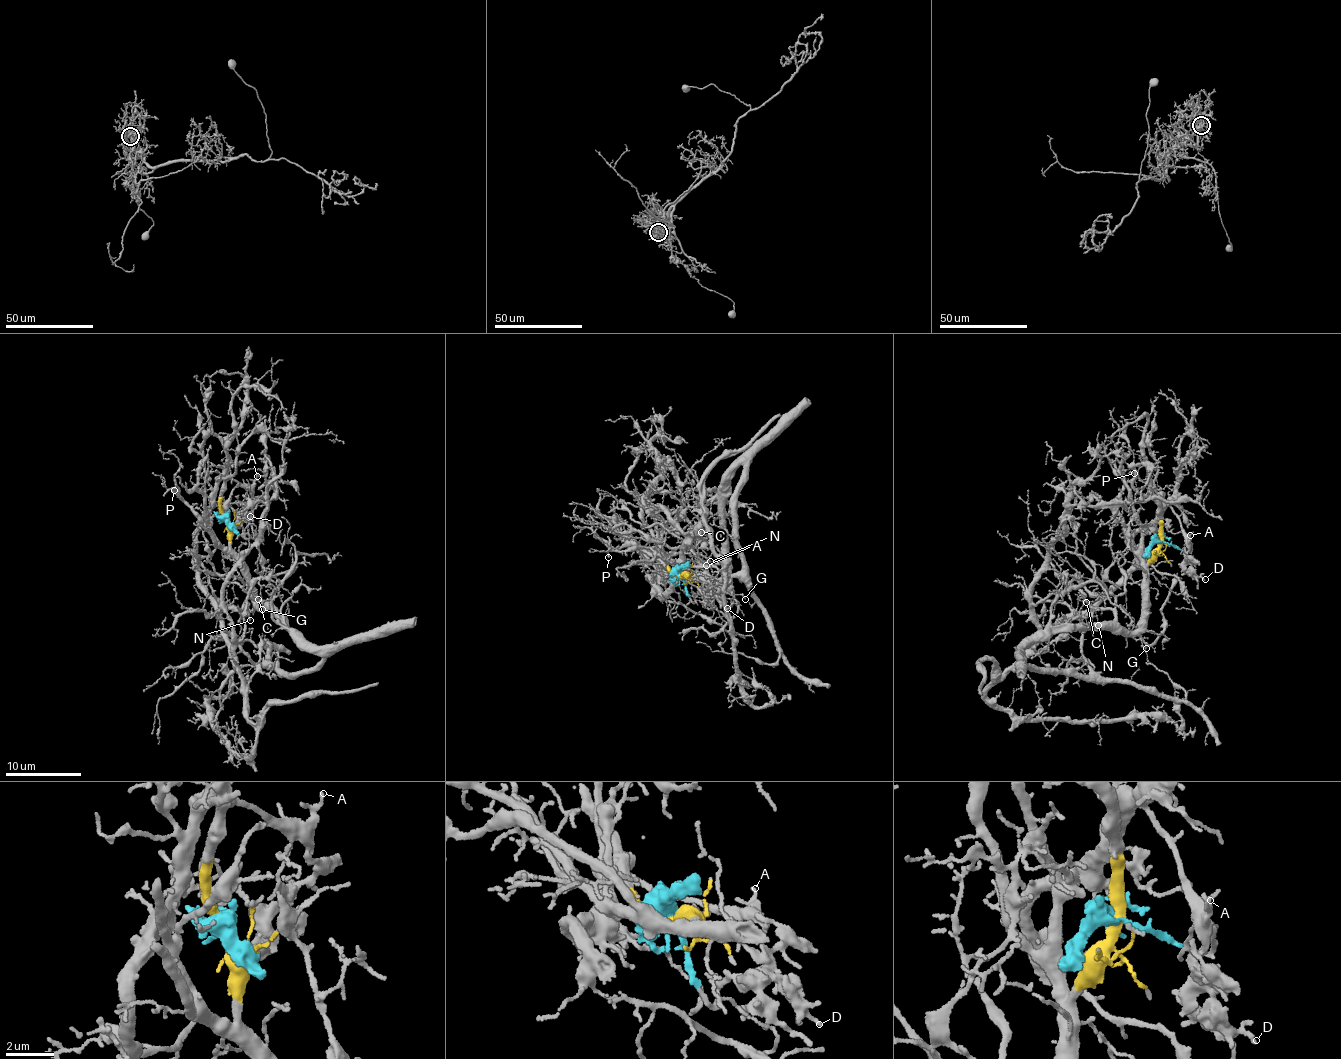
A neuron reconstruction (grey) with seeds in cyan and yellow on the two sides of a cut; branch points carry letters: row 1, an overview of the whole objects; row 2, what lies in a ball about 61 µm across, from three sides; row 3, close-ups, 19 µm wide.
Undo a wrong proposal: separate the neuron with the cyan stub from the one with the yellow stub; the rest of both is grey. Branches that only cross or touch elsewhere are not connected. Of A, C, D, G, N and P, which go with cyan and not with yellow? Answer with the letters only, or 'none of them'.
A, D

